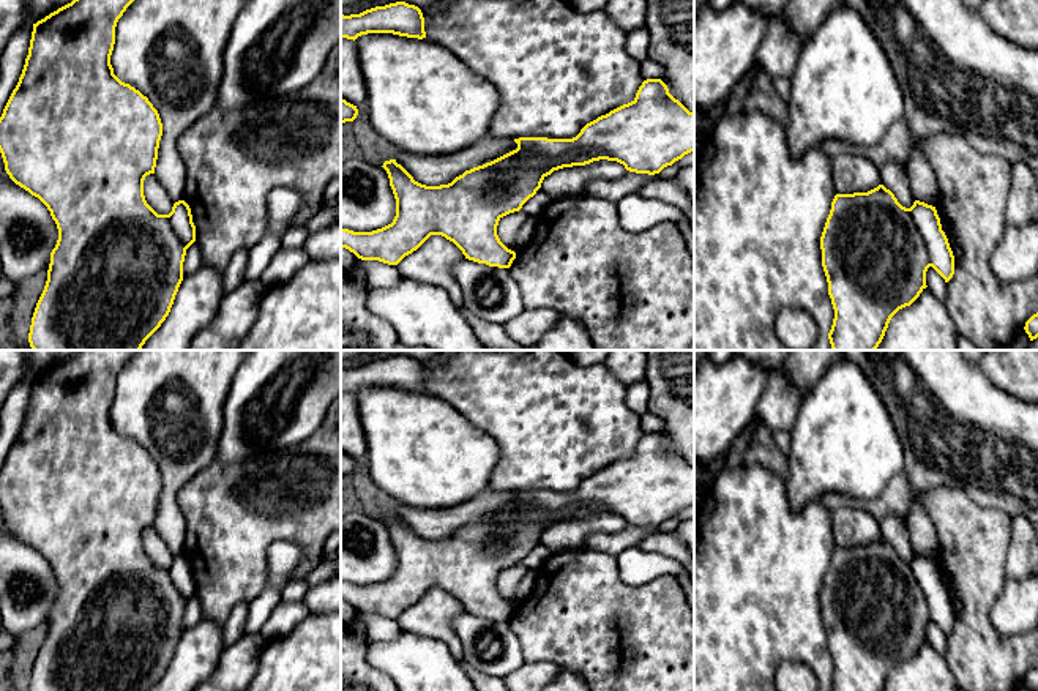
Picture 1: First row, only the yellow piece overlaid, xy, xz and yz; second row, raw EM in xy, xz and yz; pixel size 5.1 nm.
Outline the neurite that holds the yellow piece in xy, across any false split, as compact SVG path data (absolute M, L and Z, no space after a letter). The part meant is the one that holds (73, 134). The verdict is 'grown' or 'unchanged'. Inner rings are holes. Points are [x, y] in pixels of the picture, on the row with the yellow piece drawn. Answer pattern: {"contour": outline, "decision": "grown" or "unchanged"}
{"contour": "M73 0L33 24L22 74L0 117L0 153L6 174L16 185L38 197L47 207L58 229L58 240L50 252L47 281L32 317L28 342L33 350L140 350L145 341L169 316L183 281L186 249L196 241L196 226L191 208L185 200L175 202L169 215L158 215L144 196L144 180L147 175L155 174L162 123L148 98L129 84L121 82L114 74L110 65L117 22L133 2L134 0Z", "decision": "unchanged"}

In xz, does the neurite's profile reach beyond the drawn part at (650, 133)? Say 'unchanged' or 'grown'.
unchanged

